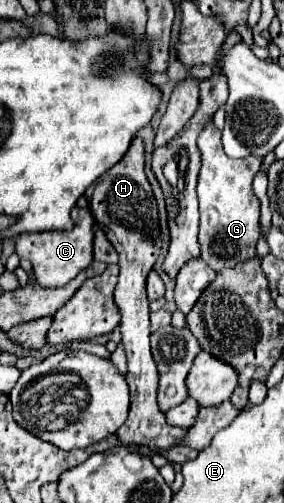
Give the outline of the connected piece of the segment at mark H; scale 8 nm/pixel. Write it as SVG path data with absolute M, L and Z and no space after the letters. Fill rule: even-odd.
M134 137L132 147L124 155L120 163L108 169L94 185L94 193L90 199L90 211L100 229L104 229L108 241L114 245L120 255L120 279L114 291L114 301L120 307L122 323L122 345L128 359L128 387L130 387L130 415L124 425L116 431L120 441L126 445L148 445L150 449L164 449L170 445L178 445L186 437L186 429L168 425L164 413L160 413L156 403L158 391L158 369L150 353L150 301L144 293L146 277L152 271L160 249L162 235L158 223L158 205L152 193L152 187L144 173L144 141Z

